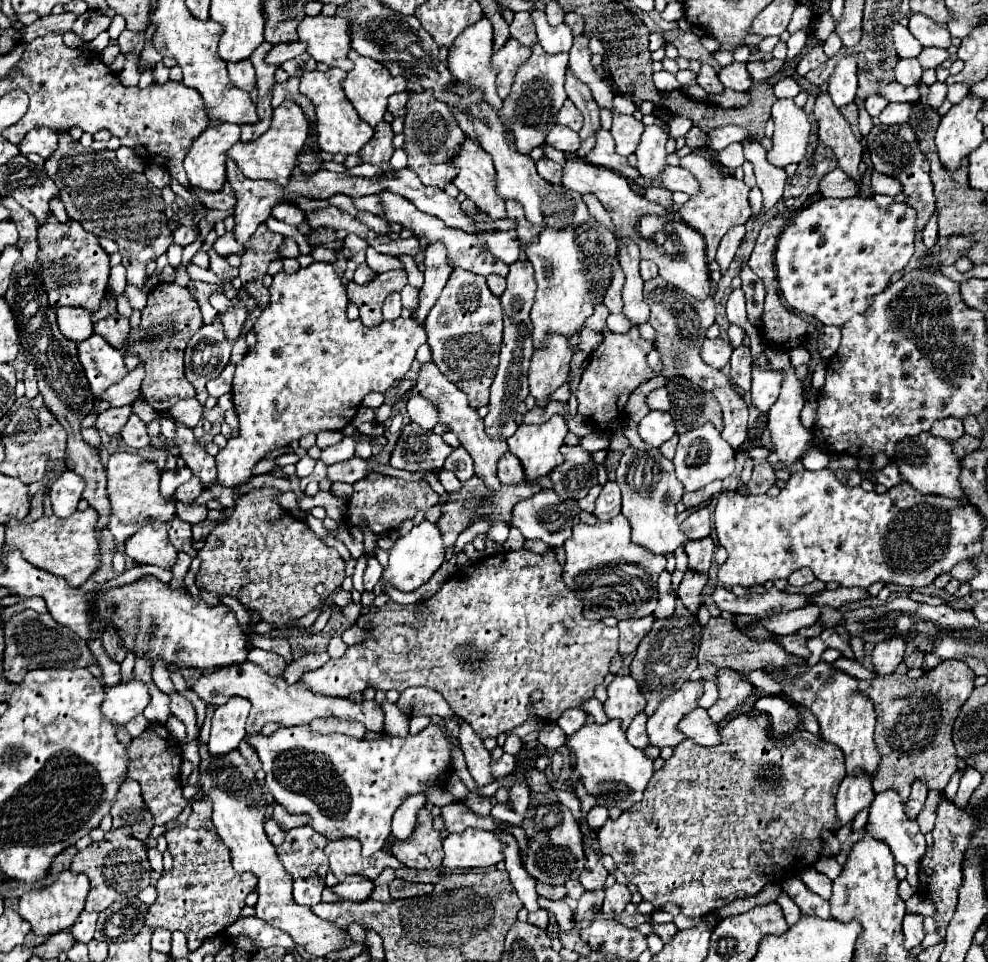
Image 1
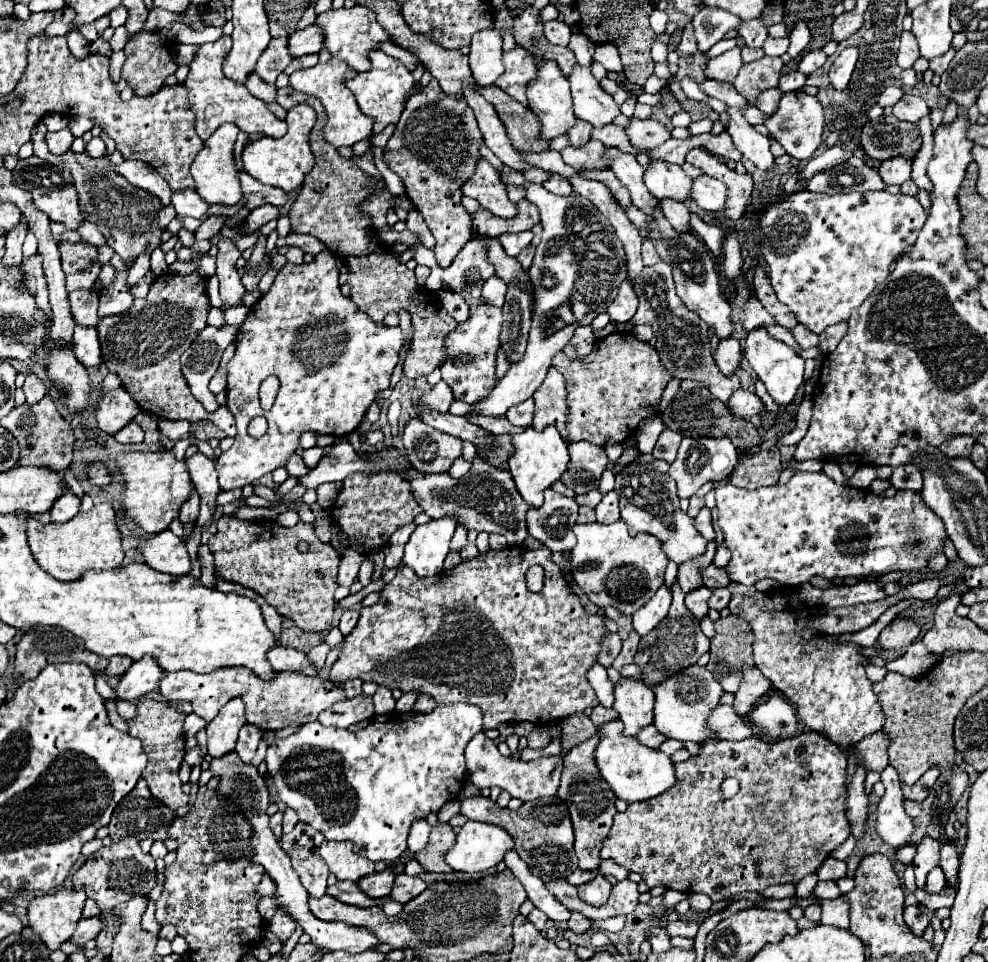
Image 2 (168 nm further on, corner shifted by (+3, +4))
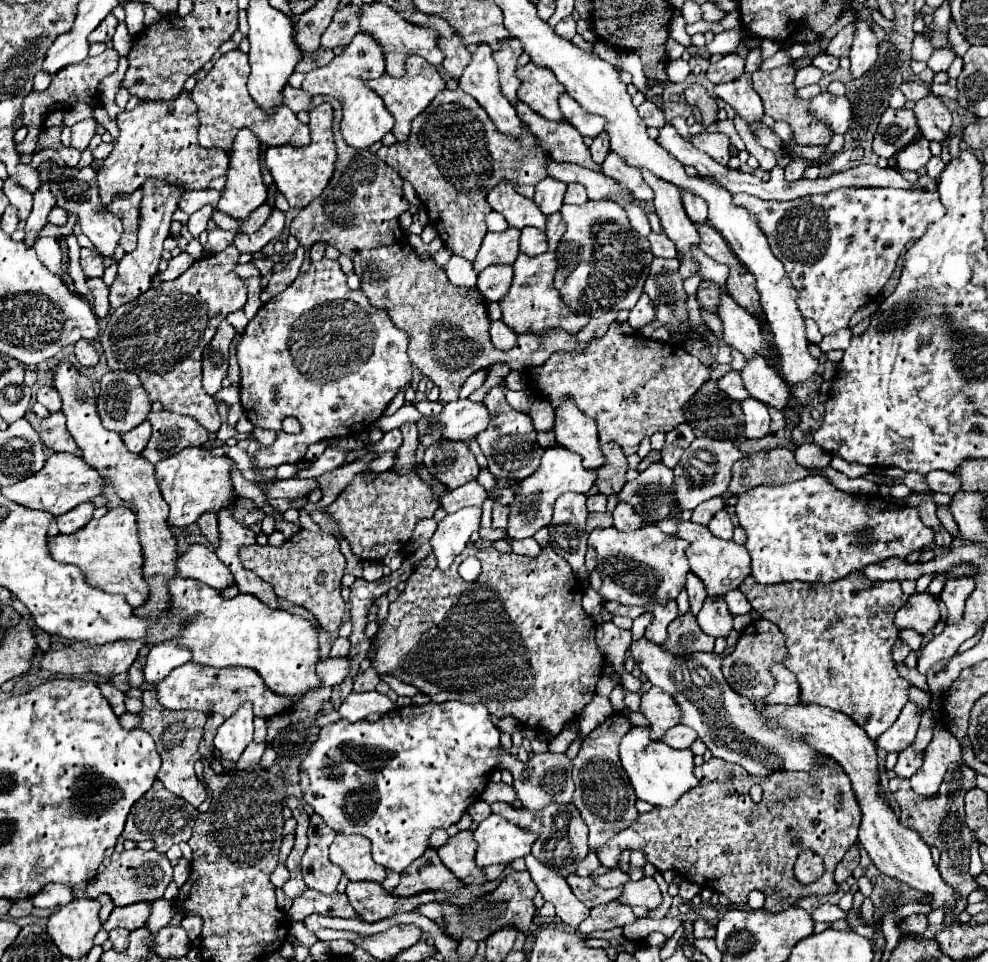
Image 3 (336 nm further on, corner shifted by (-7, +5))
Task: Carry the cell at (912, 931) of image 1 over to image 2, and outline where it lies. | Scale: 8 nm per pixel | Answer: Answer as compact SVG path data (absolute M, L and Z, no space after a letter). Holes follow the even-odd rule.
M906 906L904 908L904 922L908 924L908 928L916 934L922 936L922 932L928 926L928 916L920 906Z

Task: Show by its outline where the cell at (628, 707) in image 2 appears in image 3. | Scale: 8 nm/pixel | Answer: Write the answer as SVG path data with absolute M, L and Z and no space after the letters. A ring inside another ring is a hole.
M656 687L642 695L642 713L648 717L652 729L650 737L656 741L660 741L670 727L680 723L680 707L674 697Z

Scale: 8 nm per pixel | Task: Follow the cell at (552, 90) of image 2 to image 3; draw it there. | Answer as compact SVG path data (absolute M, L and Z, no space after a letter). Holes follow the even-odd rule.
M560 95L560 109L564 113L564 117L568 119L568 123L572 123L582 135L588 137L598 137L600 133L604 133L604 119L600 119L598 115L592 115L588 111L584 111L570 95Z

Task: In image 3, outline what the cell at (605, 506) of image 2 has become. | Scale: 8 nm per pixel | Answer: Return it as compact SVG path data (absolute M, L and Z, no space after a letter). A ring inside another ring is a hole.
M618 503L614 509L614 527L620 531L634 531L642 527L642 517L634 513L628 503Z

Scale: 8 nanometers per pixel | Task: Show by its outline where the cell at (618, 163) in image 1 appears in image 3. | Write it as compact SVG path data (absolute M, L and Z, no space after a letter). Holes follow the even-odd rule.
M644 171L642 175L644 181L654 191L654 207L656 207L656 215L662 221L664 233L676 243L676 249L682 255L678 273L682 279L688 279L698 273L698 265L696 259L690 255L690 247L700 243L700 235L684 211L682 193L676 185L654 177L650 171Z

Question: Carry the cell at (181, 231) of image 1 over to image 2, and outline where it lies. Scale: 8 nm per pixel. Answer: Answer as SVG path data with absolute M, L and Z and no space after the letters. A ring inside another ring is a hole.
M210 216L208 220L204 220L202 224L200 224L200 228L194 232L194 236L196 236L196 240L206 240L206 238L212 238L212 236L216 236L218 232L220 232L220 228L224 226L224 216Z

